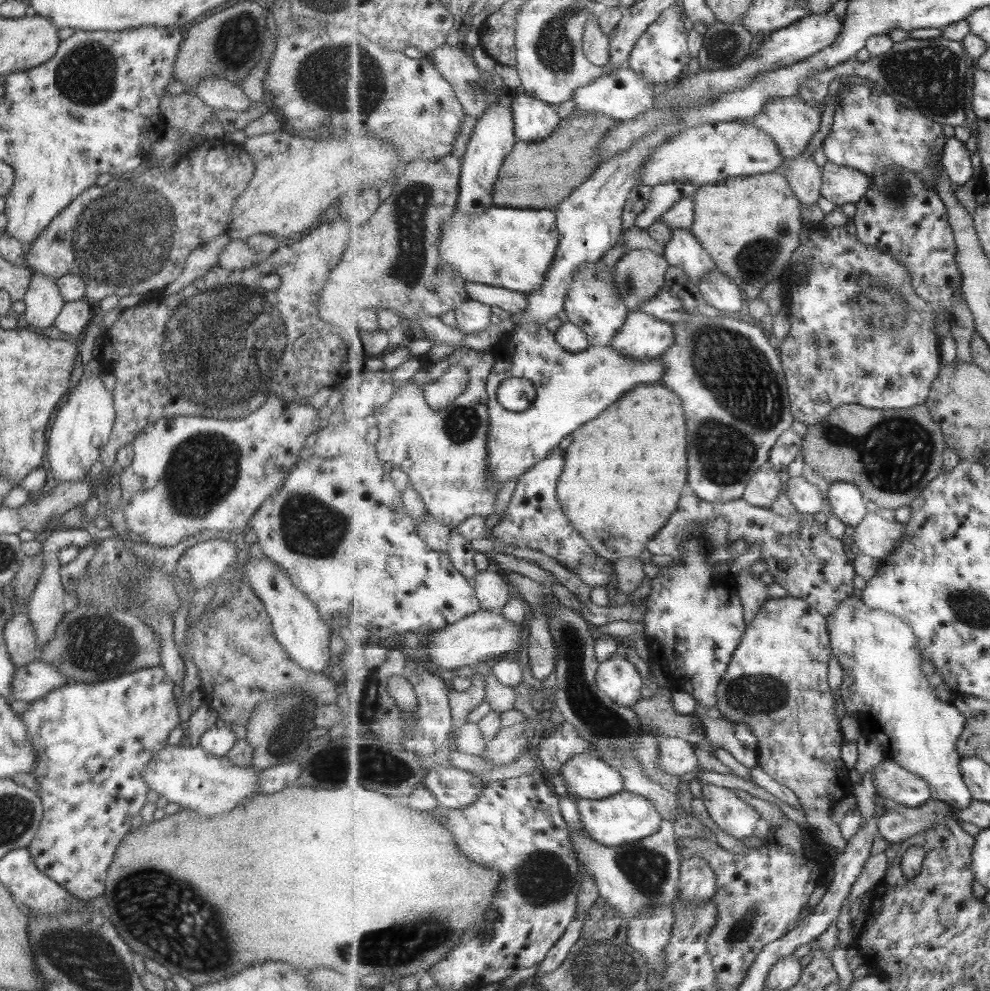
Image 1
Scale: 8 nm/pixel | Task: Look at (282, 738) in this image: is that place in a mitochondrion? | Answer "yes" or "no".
yes

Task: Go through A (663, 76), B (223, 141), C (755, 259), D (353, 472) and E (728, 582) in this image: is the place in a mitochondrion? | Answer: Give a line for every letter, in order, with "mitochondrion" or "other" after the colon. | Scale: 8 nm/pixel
A: other
B: other
C: mitochondrion
D: other
E: other

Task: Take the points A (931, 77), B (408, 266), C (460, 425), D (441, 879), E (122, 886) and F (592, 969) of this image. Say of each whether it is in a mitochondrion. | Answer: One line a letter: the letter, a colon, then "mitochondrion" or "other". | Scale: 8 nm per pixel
A: mitochondrion
B: mitochondrion
C: mitochondrion
D: other
E: mitochondrion
F: mitochondrion

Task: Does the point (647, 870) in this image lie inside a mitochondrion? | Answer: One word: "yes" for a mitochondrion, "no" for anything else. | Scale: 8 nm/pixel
yes

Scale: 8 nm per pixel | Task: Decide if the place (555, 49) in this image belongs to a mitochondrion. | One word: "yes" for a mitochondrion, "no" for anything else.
yes

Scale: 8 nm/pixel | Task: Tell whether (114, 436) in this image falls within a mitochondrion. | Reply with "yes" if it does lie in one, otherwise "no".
no

